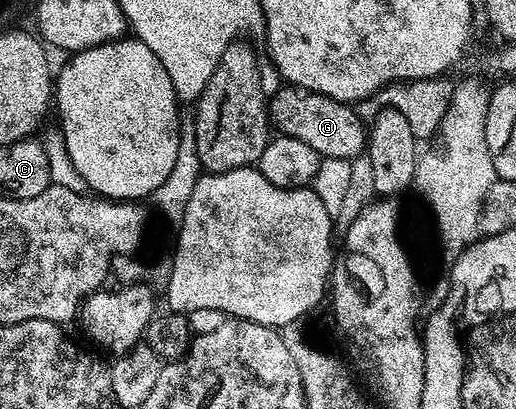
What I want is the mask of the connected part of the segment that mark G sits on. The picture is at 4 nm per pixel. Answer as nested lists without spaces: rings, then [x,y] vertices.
[[[282,87],[268,101],[270,124],[281,136],[308,143],[308,147],[312,147],[312,151],[316,151],[319,158],[331,157],[348,162],[363,156],[368,145],[367,122],[362,122],[354,109],[357,108],[353,104],[295,87]]]

